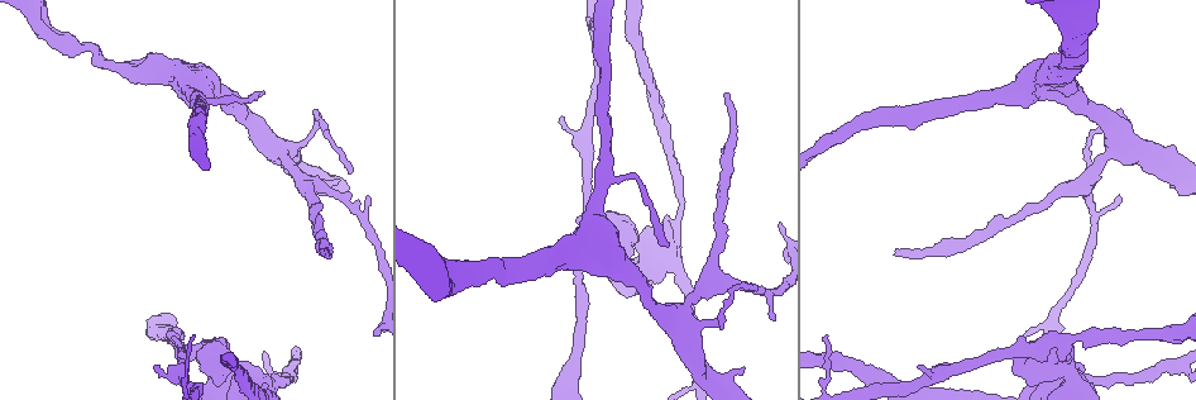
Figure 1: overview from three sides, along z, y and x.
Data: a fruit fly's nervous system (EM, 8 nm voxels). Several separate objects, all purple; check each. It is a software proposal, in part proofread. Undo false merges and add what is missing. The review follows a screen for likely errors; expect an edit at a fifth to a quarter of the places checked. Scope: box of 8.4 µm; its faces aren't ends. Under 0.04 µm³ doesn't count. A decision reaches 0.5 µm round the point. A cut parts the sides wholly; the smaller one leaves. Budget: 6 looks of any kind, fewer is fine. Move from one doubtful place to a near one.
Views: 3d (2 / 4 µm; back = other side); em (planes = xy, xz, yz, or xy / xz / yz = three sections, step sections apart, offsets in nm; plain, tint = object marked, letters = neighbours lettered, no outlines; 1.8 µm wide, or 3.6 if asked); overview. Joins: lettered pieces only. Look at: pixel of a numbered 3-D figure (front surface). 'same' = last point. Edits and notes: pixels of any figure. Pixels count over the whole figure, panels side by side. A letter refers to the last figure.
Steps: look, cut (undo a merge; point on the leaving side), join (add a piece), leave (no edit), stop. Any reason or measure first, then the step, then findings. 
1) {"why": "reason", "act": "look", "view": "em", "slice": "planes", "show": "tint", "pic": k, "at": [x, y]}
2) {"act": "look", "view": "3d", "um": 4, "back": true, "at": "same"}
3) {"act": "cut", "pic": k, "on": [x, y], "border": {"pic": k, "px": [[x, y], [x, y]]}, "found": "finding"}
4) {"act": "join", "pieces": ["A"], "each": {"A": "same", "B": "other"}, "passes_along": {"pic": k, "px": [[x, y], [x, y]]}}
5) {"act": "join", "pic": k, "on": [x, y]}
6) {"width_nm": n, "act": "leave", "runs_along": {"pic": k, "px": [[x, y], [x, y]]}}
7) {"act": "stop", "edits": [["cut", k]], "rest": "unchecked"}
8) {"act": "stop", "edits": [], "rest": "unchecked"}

{"why": "branch stops here", "act": "look", "view": "em", "um": 3.6, "slice": "planes", "show": "letters", "pic": 1, "at": [156, 366]}

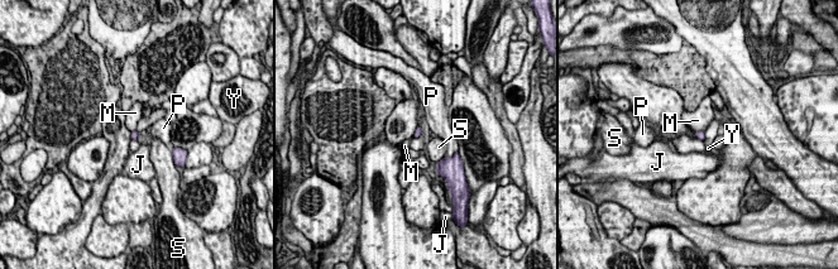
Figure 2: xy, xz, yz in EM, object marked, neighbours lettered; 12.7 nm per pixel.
{"act": "leave", "each": {"J": "other", "M": "other", "P": "other", "S": "other", "Y": "other"}, "found": "none of them fits"}

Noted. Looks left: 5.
{"why": "four-way junction", "act": "look", "view": "3d", "um": 4, "pic": 1, "at": [1062, 372]}

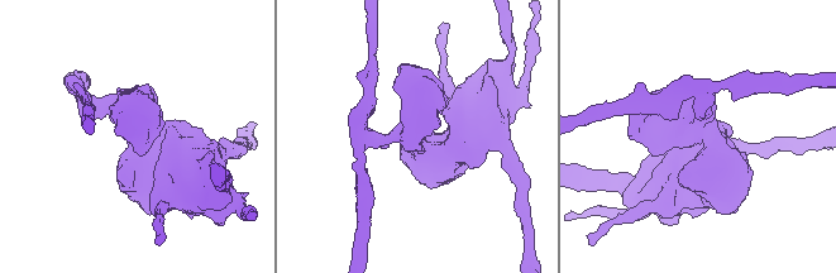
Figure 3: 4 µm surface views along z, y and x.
{"act": "look", "view": "em", "slice": "planes", "show": "letters", "pic": 3, "at": [698, 135]}

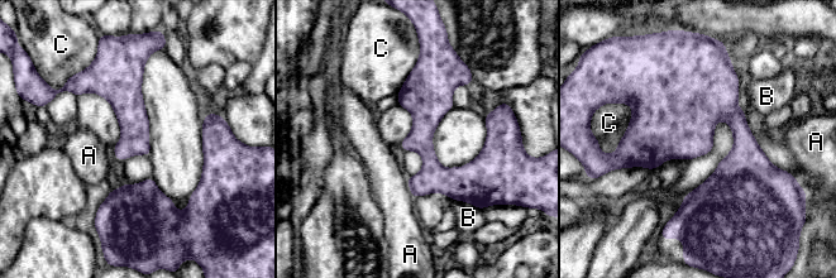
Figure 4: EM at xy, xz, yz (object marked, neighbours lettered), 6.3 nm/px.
{"width_nm": 180, "act": "leave", "each": {"A": "other", "B": "other", "C": "other"}, "runs_along": {"pic": 4, "px": [[424, 65], [424, 148], [467, 197]]}, "found": "continuous, no second cell"}

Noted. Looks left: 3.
{"why": "thick turns thin", "act": "look", "view": "em", "slice": "planes", "show": "letters", "pic": 1, "at": [497, 263]}

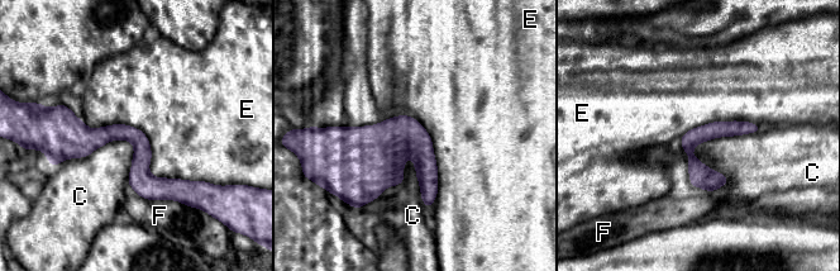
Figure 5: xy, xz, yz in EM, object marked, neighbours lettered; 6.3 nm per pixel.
{"act": "leave", "each": {"C": "other", "E": "other", "F": "other"}, "runs_along": {"pic": 5, "px": [[56, 129], [128, 133], [156, 186], [190, 184]]}, "found": "all the same cell"}

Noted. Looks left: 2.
{"act": "stop", "edits": [], "rest": "unchecked"}

